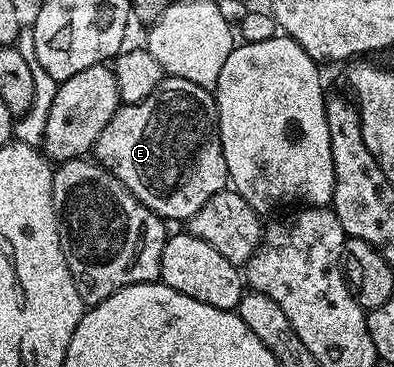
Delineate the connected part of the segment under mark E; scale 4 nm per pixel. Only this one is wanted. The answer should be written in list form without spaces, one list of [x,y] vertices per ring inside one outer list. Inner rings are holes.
[[[162,78],[161,84],[143,101],[118,107],[115,117],[107,123],[107,129],[103,129],[97,138],[95,159],[119,181],[123,181],[126,189],[162,220],[192,219],[207,205],[207,201],[211,201],[213,195],[226,190],[229,183],[214,92],[195,85],[195,81]]]

